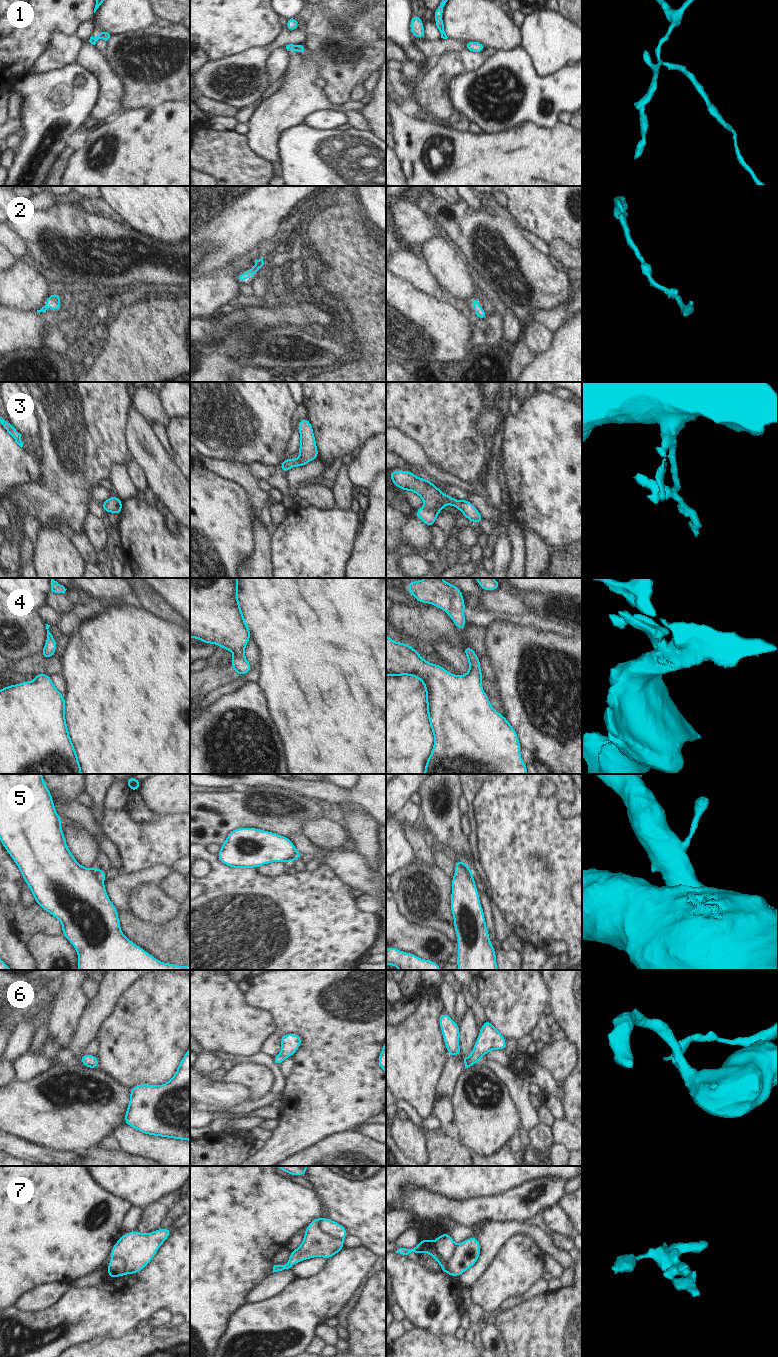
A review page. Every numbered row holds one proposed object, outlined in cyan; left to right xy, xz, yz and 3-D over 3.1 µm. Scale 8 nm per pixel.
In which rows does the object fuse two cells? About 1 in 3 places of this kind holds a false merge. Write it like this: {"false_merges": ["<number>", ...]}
{"false_merges": ["1", "5", "7"]}

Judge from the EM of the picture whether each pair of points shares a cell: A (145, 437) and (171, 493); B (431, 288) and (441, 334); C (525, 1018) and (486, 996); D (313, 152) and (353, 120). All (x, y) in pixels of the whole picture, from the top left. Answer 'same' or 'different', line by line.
A: same
B: different
C: same
D: different

